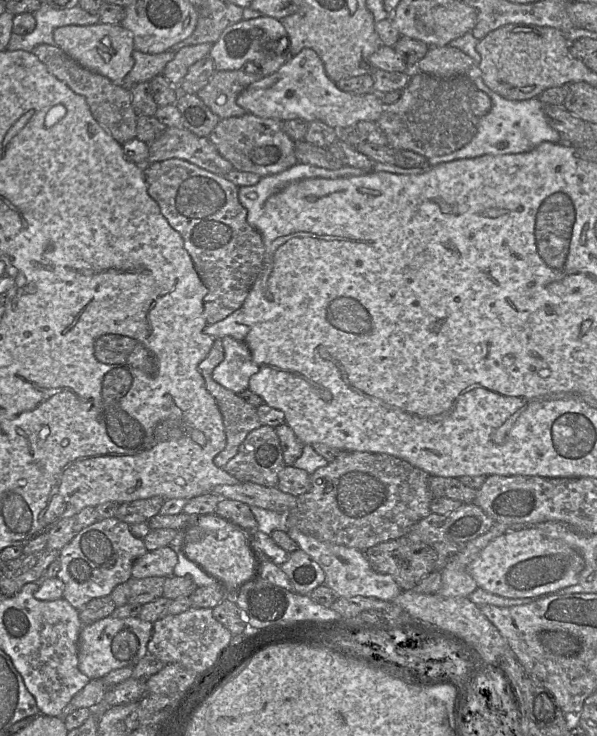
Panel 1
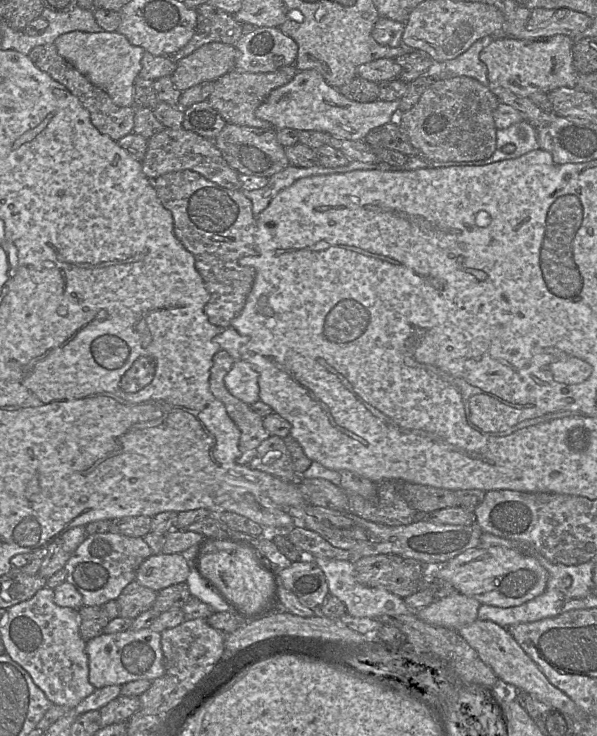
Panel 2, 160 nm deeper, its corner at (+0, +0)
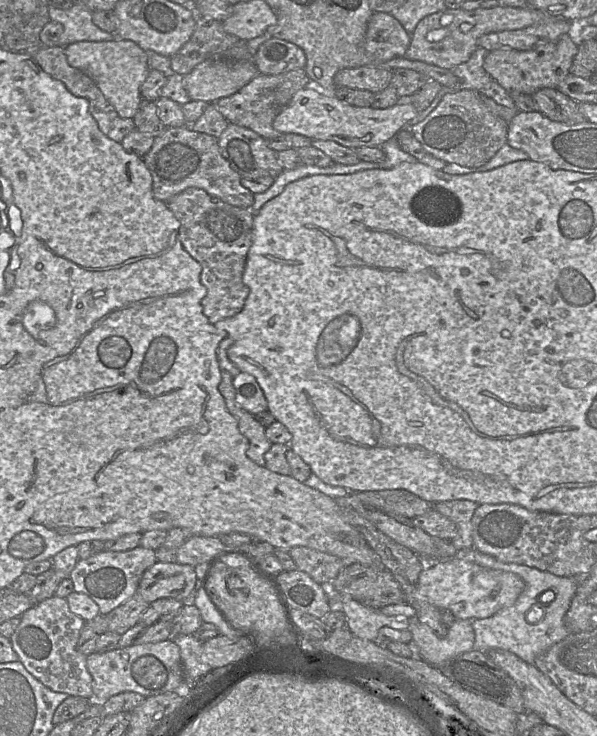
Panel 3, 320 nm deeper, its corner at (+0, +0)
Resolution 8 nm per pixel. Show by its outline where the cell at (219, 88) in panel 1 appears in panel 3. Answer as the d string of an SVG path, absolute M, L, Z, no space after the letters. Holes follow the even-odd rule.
M295 69L278 75L258 74L238 92L221 98L214 104L228 123L248 128L265 140L274 139L282 135L274 129L274 119L290 103L298 91L310 85L312 84L305 69Z

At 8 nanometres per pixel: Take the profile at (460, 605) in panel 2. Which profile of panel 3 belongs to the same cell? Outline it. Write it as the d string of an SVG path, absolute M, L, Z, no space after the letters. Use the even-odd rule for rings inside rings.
M414 619L411 633L415 654L437 668L451 658L474 649L475 633L469 619L455 619L445 637L439 637L430 627Z

